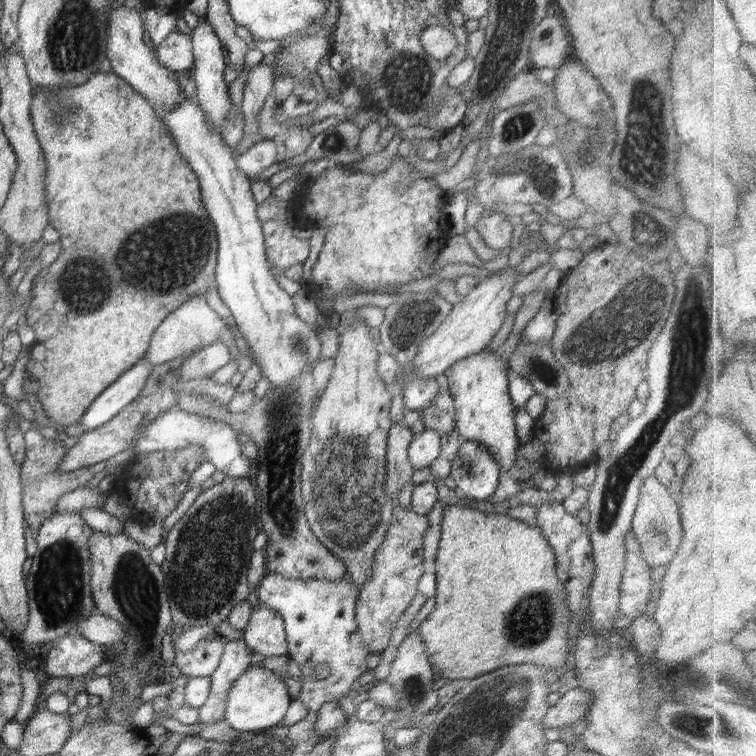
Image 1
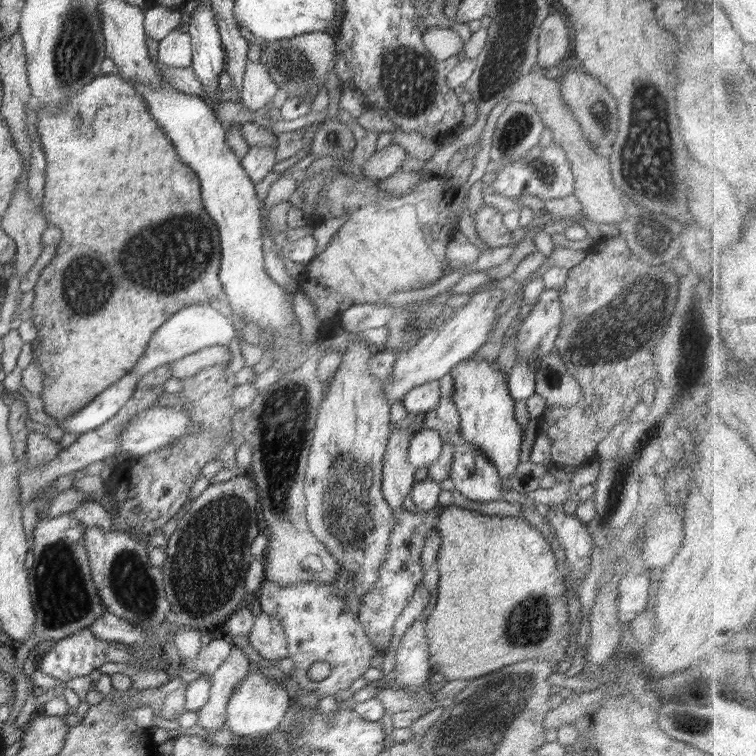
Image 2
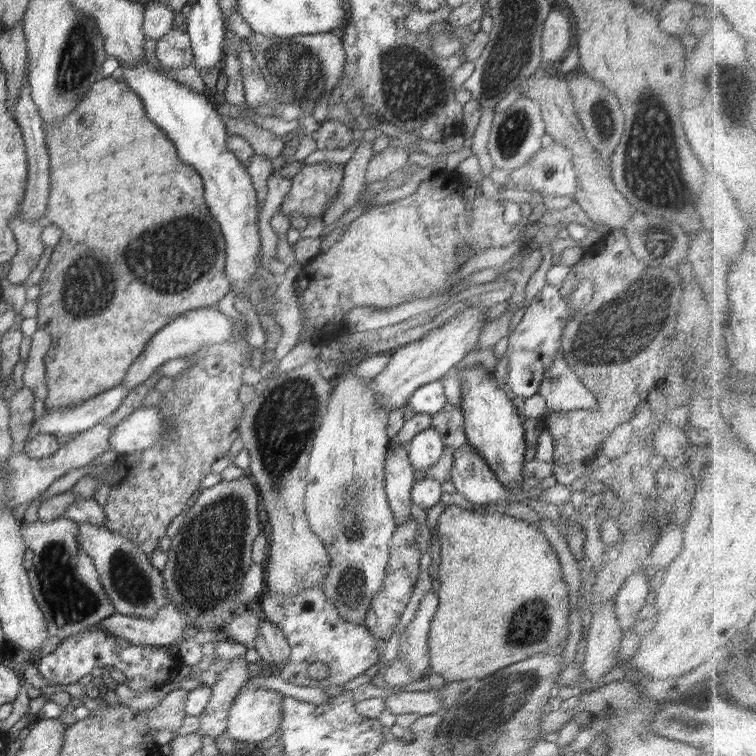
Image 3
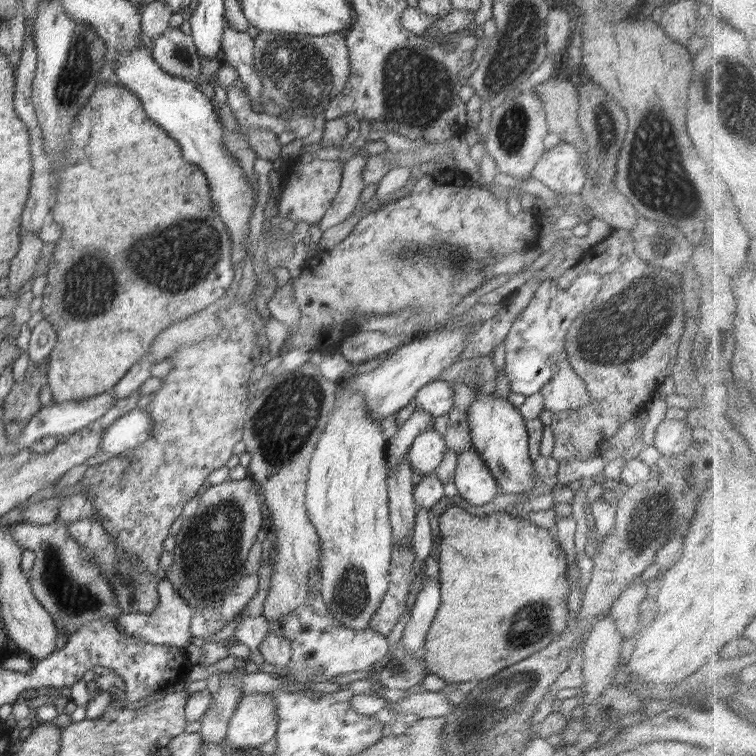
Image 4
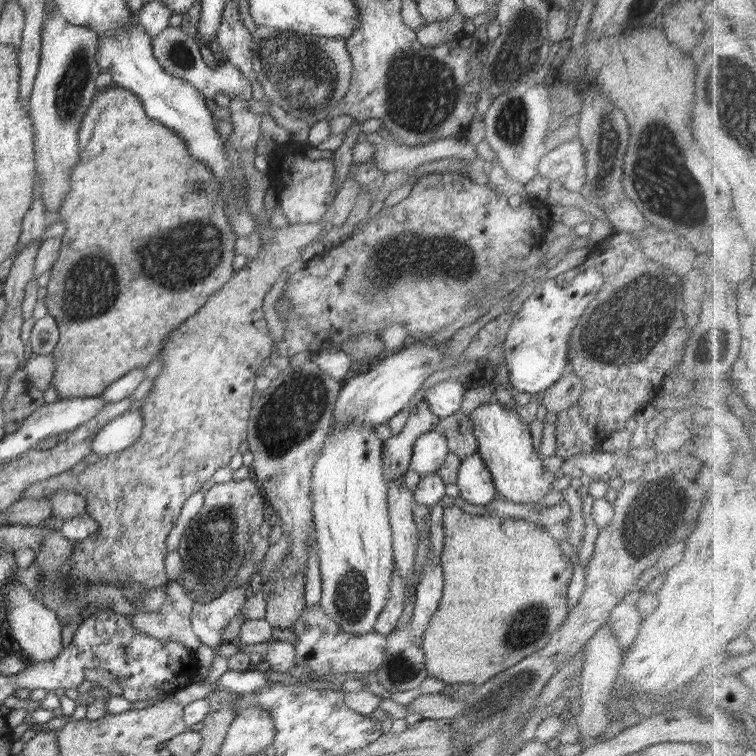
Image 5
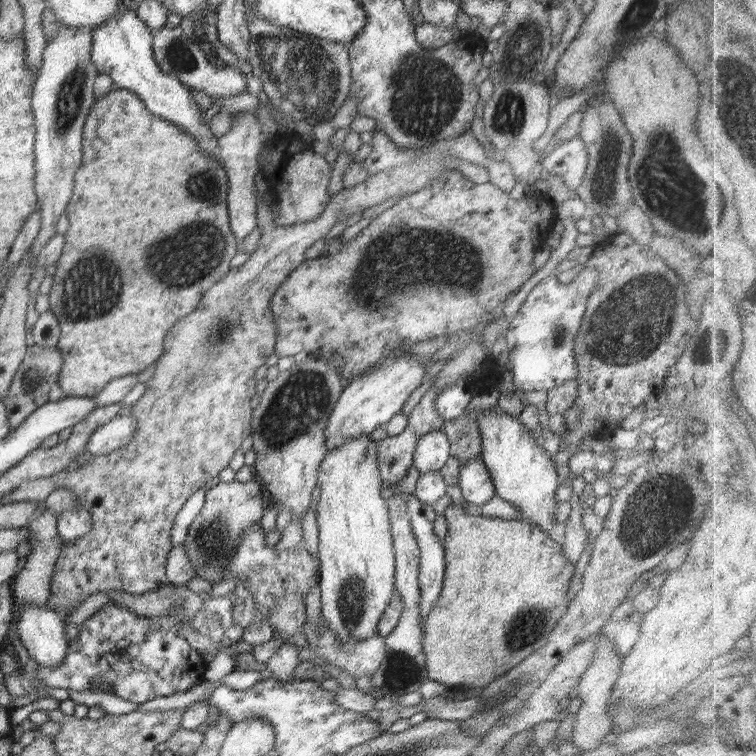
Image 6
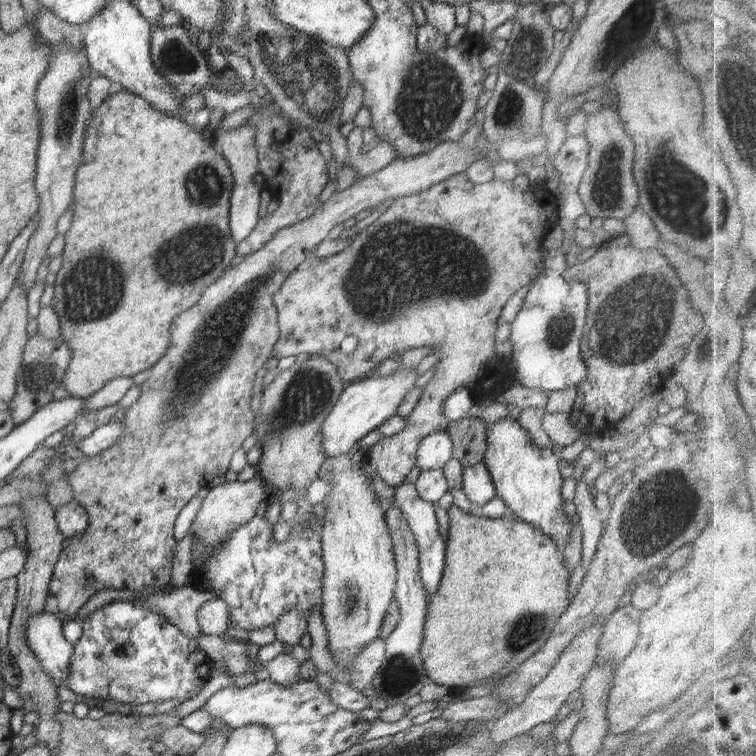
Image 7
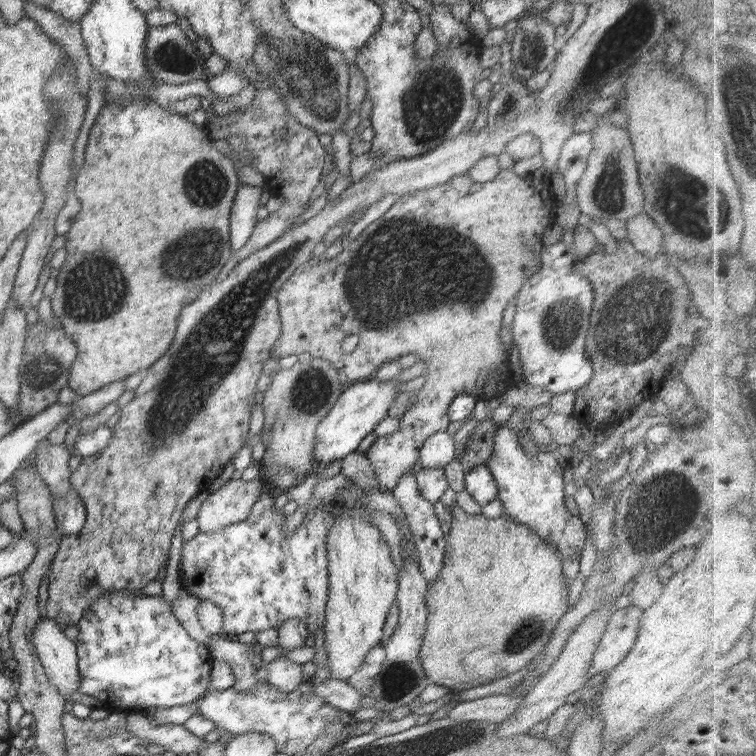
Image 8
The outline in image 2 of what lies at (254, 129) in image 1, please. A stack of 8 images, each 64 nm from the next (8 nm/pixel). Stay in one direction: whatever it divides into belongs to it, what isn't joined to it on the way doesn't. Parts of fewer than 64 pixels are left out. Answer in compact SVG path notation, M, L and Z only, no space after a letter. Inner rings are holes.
M247 60L241 88L241 102L256 112L264 108L277 92L277 84L270 78L267 68L260 62Z

